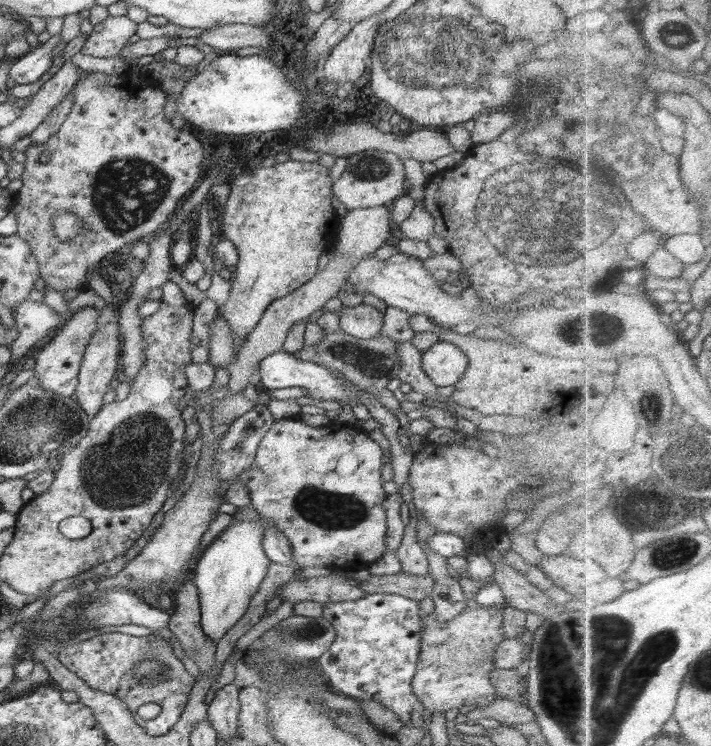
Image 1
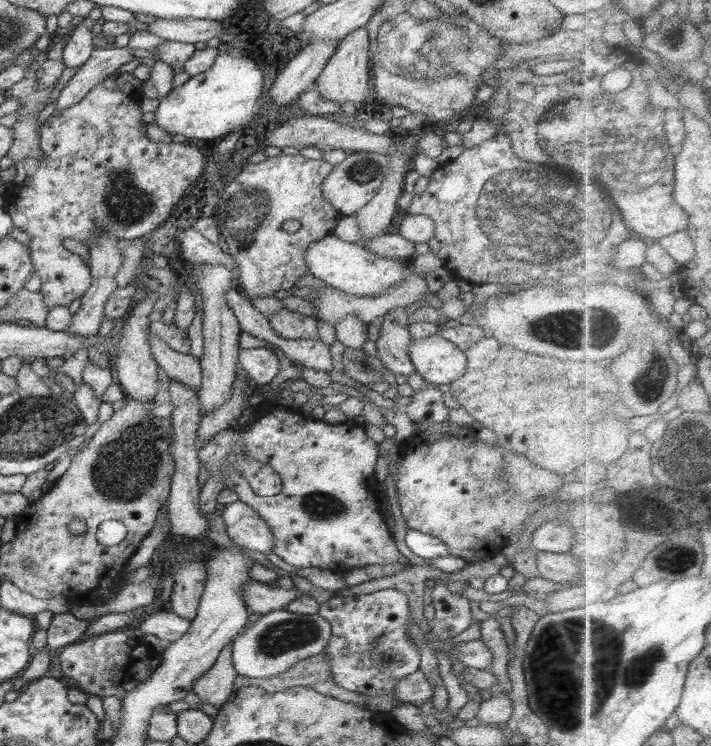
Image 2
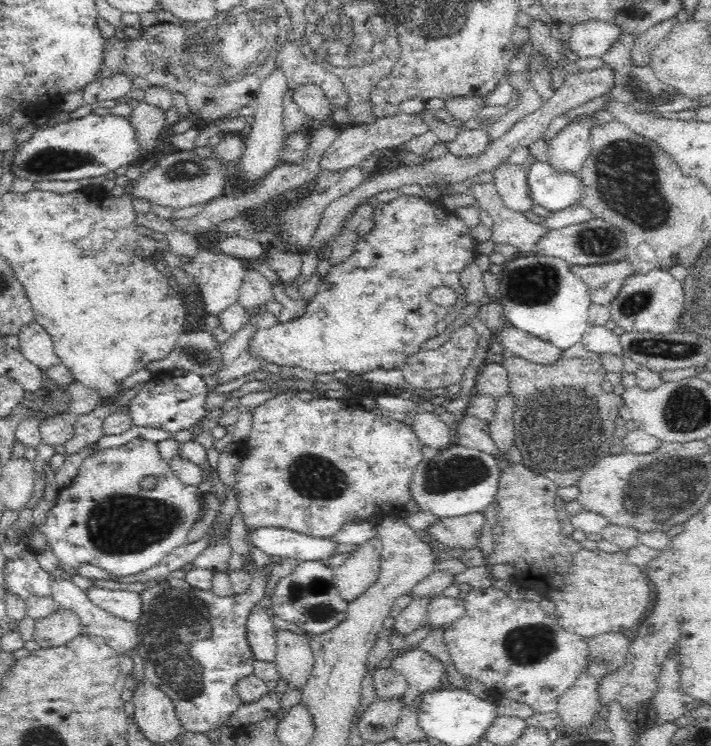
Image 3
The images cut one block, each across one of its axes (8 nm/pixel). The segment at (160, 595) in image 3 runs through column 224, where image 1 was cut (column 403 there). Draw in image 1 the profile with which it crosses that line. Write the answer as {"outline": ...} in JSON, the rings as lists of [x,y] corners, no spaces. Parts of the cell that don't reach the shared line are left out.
{"outline":[[[366,594],[361,599],[346,602],[327,602],[321,616],[335,628],[336,636],[330,648],[316,661],[327,679],[333,693],[345,694],[354,699],[364,699],[383,704],[403,722],[405,726],[428,729],[432,712],[428,711],[412,693],[412,679],[416,674],[421,649],[422,610],[419,601],[397,594]]]}

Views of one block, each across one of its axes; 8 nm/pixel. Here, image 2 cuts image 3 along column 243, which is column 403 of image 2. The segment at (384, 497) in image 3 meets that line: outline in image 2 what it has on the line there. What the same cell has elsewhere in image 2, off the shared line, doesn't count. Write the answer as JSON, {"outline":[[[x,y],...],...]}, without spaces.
{"outline":[[[445,421],[444,423],[420,423],[420,426],[416,427],[415,424],[415,434],[410,436],[404,444],[406,446],[412,446],[412,450],[406,450],[410,454],[404,454],[404,460],[400,460],[400,467],[398,470],[398,482],[395,485],[398,504],[408,527],[418,530],[423,534],[432,536],[442,540],[446,545],[447,549],[450,550],[450,555],[458,558],[462,558],[464,561],[469,563],[484,562],[488,558],[500,554],[504,549],[504,544],[508,540],[508,536],[514,532],[514,530],[520,530],[522,524],[530,518],[530,514],[534,514],[534,494],[536,494],[536,510],[540,510],[546,502],[538,498],[540,496],[546,496],[546,494],[552,494],[554,490],[558,490],[562,486],[562,478],[558,478],[556,474],[552,474],[552,471],[542,468],[542,466],[536,466],[534,462],[530,462],[530,458],[519,455],[518,453],[513,453],[510,450],[500,448],[498,445],[488,445],[478,439],[477,431],[468,426],[463,426],[462,428],[458,424],[450,423]]]}

